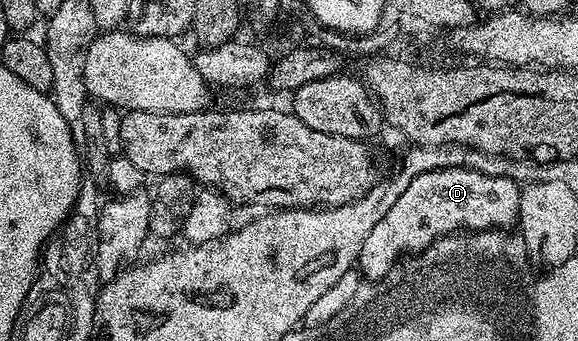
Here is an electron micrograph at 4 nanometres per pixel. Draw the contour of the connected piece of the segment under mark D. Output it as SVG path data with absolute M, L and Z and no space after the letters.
M443 166L435 171L427 171L419 174L404 190L399 201L388 210L383 217L380 226L387 229L393 227L393 235L384 231L380 226L371 229L363 241L363 249L359 260L359 271L366 280L376 281L385 278L402 257L412 256L417 253L417 231L444 231L445 227L453 227L453 223L473 223L473 232L487 229L489 223L501 224L505 219L505 225L514 215L489 215L489 211L509 211L509 207L501 207L501 203L513 203L513 211L520 209L521 191L513 191L514 180L505 175L488 175L478 169L465 166Z

